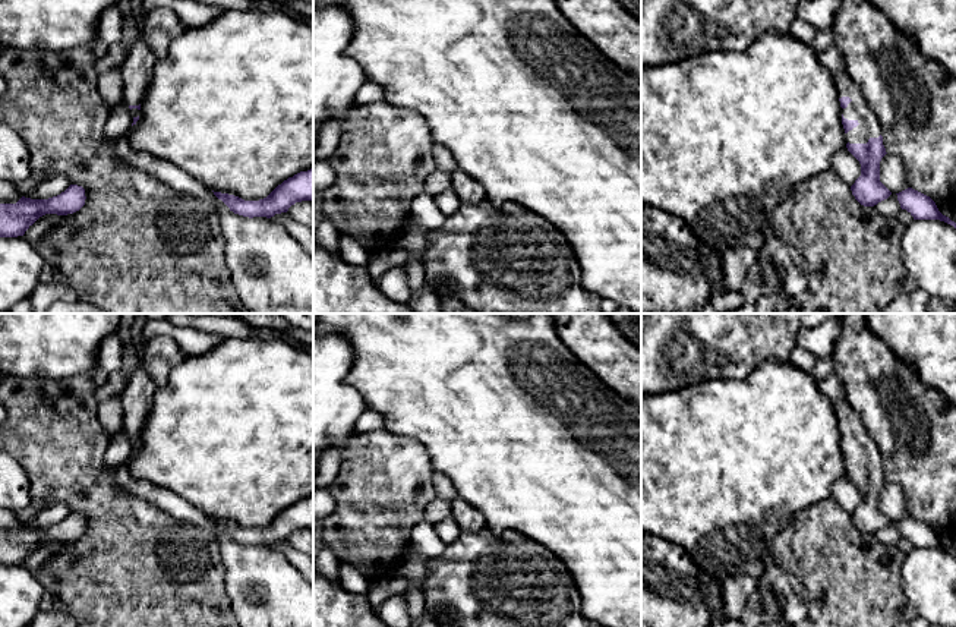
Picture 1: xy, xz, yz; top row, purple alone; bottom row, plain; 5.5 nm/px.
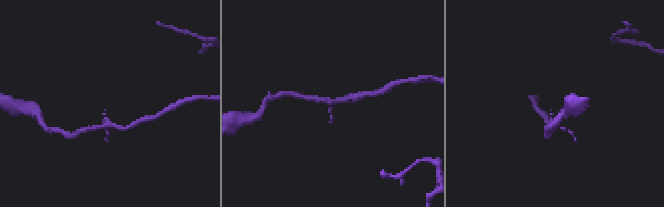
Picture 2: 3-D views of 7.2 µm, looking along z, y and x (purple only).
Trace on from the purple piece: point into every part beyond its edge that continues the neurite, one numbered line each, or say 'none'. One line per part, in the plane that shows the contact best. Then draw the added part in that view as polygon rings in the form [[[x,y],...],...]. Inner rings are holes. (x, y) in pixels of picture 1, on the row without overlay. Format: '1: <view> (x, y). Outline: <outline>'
1: yz (868, 454). Outline: [[[833,371],[829,376],[817,379],[818,388],[826,394],[834,409],[837,423],[849,425],[852,429],[842,442],[848,448],[856,448],[859,453],[846,461],[849,472],[867,472],[870,466],[878,466],[881,456],[878,447],[867,435],[861,418],[854,412],[846,400],[843,385]]]

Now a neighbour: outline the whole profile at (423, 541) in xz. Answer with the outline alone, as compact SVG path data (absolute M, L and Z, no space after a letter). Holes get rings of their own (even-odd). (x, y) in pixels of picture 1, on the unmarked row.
M423 520L411 529L407 543L408 554L420 555L429 561L441 555L444 549L445 543L439 539L432 524Z

